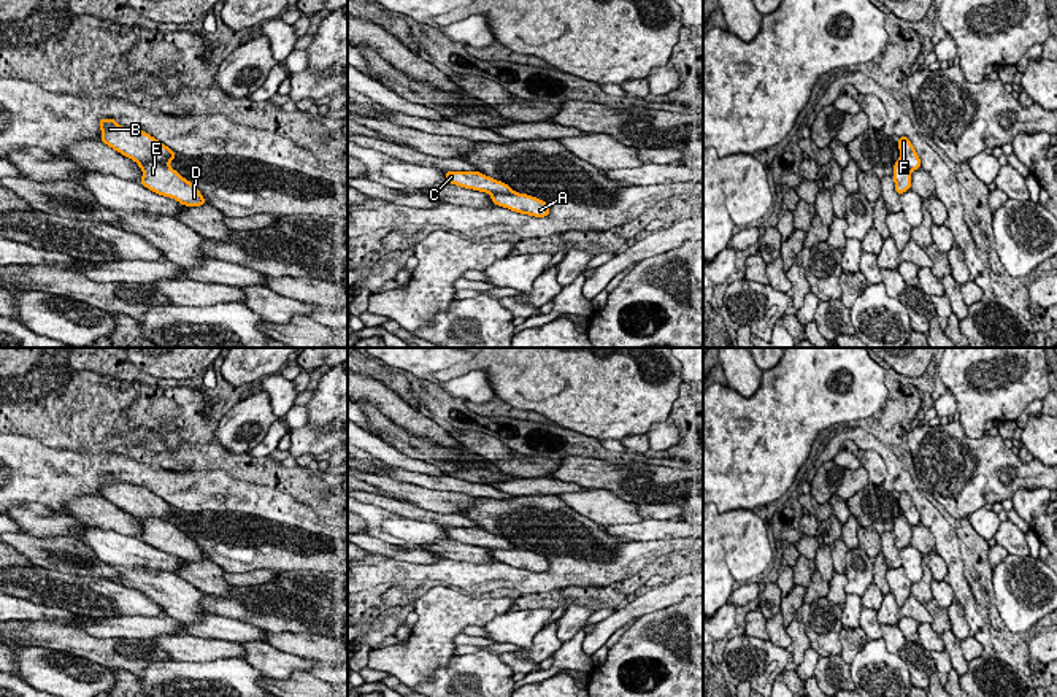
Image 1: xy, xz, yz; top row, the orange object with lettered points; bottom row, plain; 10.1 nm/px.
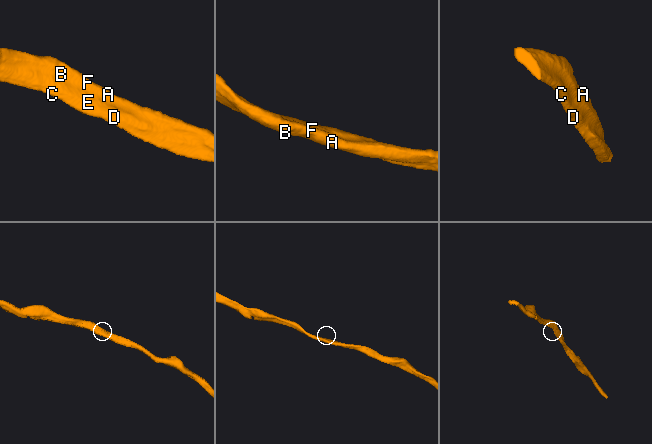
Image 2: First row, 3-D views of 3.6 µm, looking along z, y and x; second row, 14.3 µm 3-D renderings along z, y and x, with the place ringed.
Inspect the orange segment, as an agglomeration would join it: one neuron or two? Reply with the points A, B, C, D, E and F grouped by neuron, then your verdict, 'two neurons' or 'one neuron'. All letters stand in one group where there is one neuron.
groups A B F / C D E; two neurons

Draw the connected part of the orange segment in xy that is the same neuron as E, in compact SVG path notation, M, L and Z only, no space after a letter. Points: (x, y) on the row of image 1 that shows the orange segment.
M136 162L143 170L141 184L156 194L171 197L181 205L200 206L205 202L200 191L170 165L160 162Z

